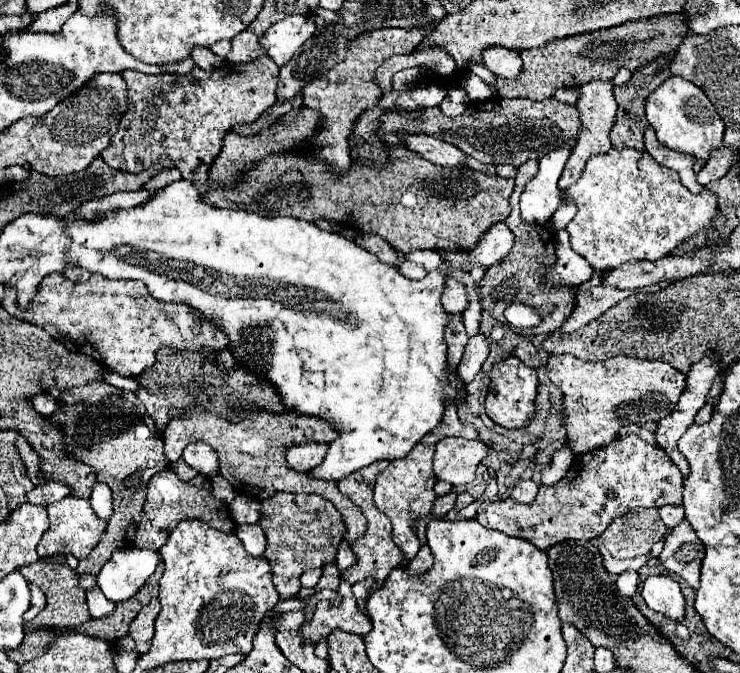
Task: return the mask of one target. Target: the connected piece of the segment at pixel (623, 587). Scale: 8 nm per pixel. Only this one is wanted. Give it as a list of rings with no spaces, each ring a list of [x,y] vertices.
[[[627,570],[627,572],[623,572],[619,578],[617,578],[617,588],[619,588],[619,592],[621,594],[625,594],[625,596],[633,596],[635,594],[635,590],[637,590],[637,582],[639,582],[639,574],[635,572],[635,570]]]

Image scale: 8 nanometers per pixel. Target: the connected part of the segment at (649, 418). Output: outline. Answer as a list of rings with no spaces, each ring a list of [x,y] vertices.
[[[571,354],[551,356],[547,376],[565,394],[565,424],[575,454],[601,448],[619,434],[623,424],[647,424],[665,418],[687,388],[687,376],[667,362],[649,362],[627,356],[615,356],[605,362],[583,362]]]

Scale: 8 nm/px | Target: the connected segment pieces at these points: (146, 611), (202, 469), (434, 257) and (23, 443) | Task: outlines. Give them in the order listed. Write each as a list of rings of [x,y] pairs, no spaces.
[[[153,598],[139,614],[137,618],[129,624],[129,636],[135,640],[139,654],[145,654],[145,650],[149,650],[149,642],[153,638],[153,626],[155,626],[155,618],[159,614],[159,600]]]
[[[189,444],[185,448],[183,460],[191,468],[195,468],[199,474],[203,474],[203,476],[213,478],[215,474],[219,474],[219,470],[217,470],[217,452],[211,446],[205,446],[205,444]]]
[[[417,250],[417,252],[409,252],[405,254],[405,260],[409,262],[415,262],[415,264],[421,264],[427,272],[435,270],[439,264],[441,264],[441,256],[437,252],[429,252],[429,250]]]
[[[23,436],[17,438],[17,450],[19,450],[19,454],[21,454],[21,458],[23,458],[25,466],[27,466],[27,476],[37,486],[39,484],[37,472],[41,470],[41,458],[39,458],[39,454],[31,448],[31,444],[27,444],[27,440]]]

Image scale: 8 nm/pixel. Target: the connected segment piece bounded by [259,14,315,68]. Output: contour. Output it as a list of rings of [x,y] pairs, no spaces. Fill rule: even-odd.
[[[289,16],[277,24],[273,24],[259,40],[265,54],[277,62],[281,68],[297,50],[299,46],[313,36],[315,18],[313,16]]]

